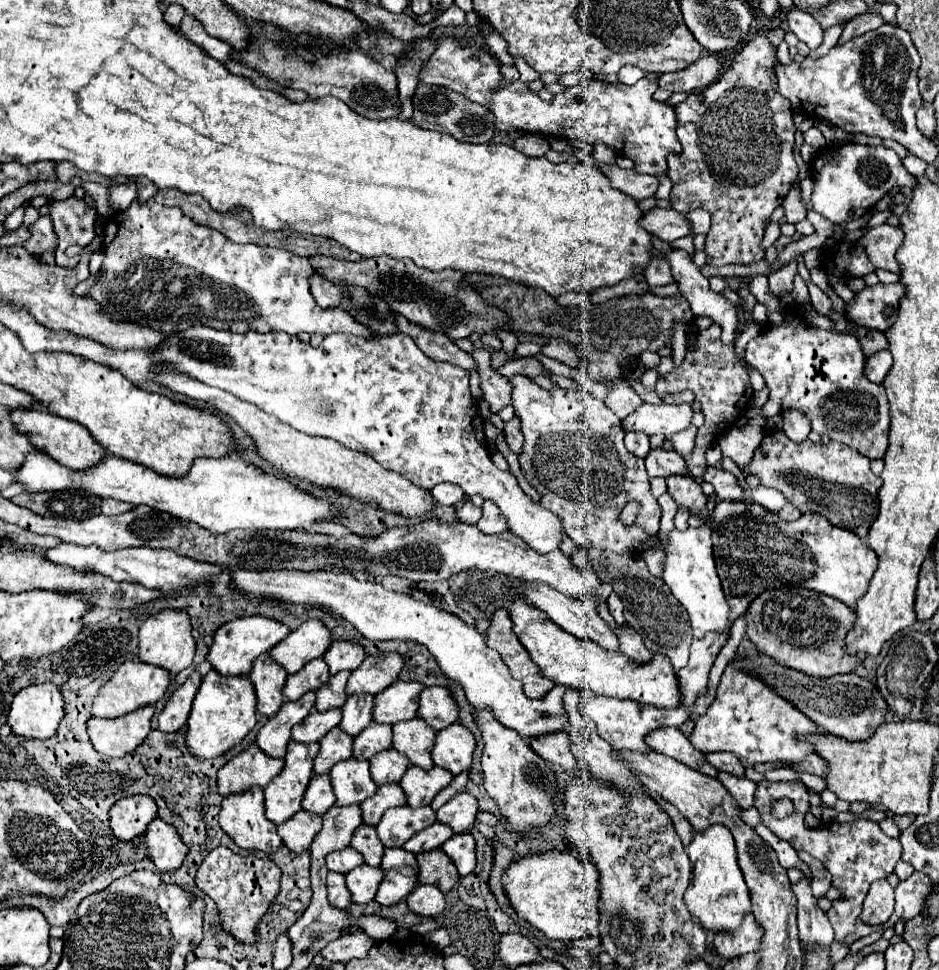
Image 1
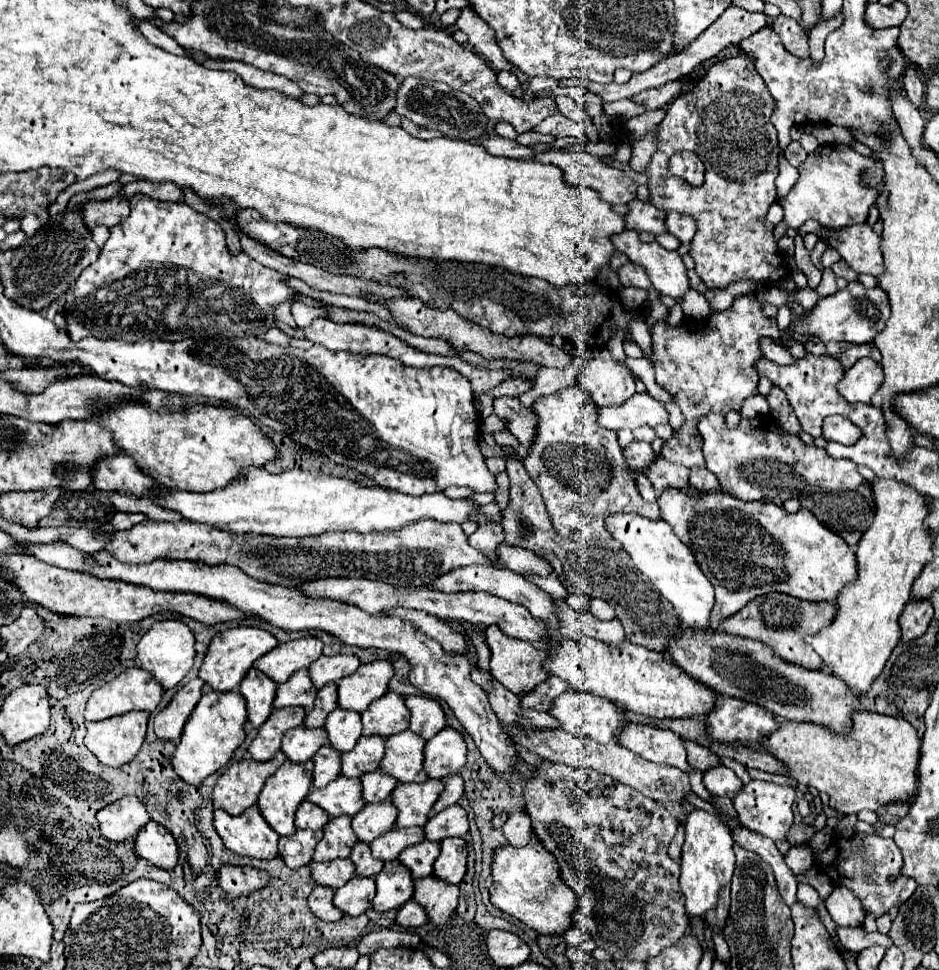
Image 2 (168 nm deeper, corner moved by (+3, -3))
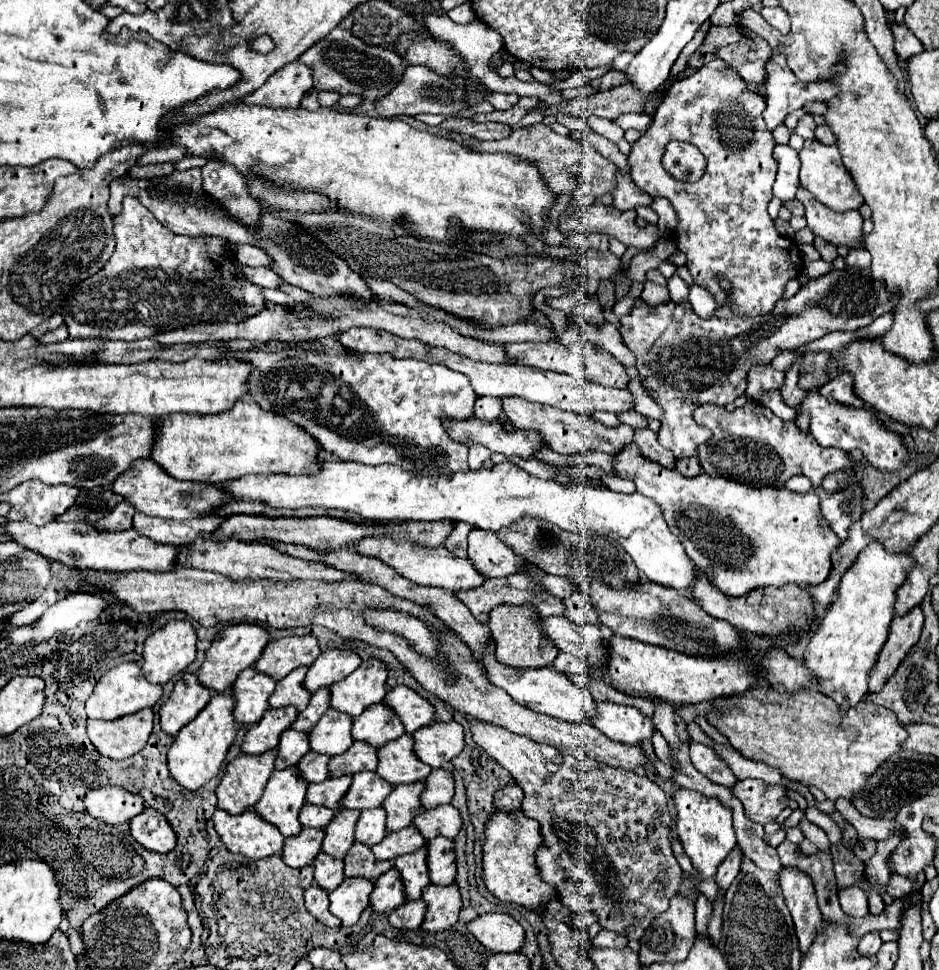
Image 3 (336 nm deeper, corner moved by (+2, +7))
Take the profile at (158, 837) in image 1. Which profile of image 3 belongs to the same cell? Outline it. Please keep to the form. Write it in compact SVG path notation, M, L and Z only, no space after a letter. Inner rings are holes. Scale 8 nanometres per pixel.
M146 808L142 814L134 816L130 820L130 834L152 852L168 854L176 846L176 832L158 810Z

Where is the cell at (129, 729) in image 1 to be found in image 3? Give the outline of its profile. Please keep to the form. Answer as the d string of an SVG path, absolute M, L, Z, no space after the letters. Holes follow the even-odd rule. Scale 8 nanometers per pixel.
M152 708L118 720L88 720L90 742L102 756L124 760L140 752L152 732Z

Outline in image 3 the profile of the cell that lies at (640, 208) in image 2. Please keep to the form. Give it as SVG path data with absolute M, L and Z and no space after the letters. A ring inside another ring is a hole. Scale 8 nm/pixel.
M618 174L618 184L616 190L612 192L614 196L614 208L618 210L636 210L638 206L652 206L654 198L646 192L642 192L630 176Z

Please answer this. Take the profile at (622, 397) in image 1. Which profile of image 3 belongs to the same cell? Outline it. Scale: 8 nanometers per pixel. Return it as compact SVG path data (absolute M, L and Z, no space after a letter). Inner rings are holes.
M584 342L584 376L590 382L614 388L626 388L630 380L626 368L594 342Z

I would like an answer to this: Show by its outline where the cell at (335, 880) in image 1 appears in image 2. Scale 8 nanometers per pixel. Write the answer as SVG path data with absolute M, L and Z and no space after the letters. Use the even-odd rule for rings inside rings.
M315 886L311 896L309 896L309 908L311 912L325 920L325 922L339 922L343 918L343 914L333 906L333 888L325 888L325 886Z

